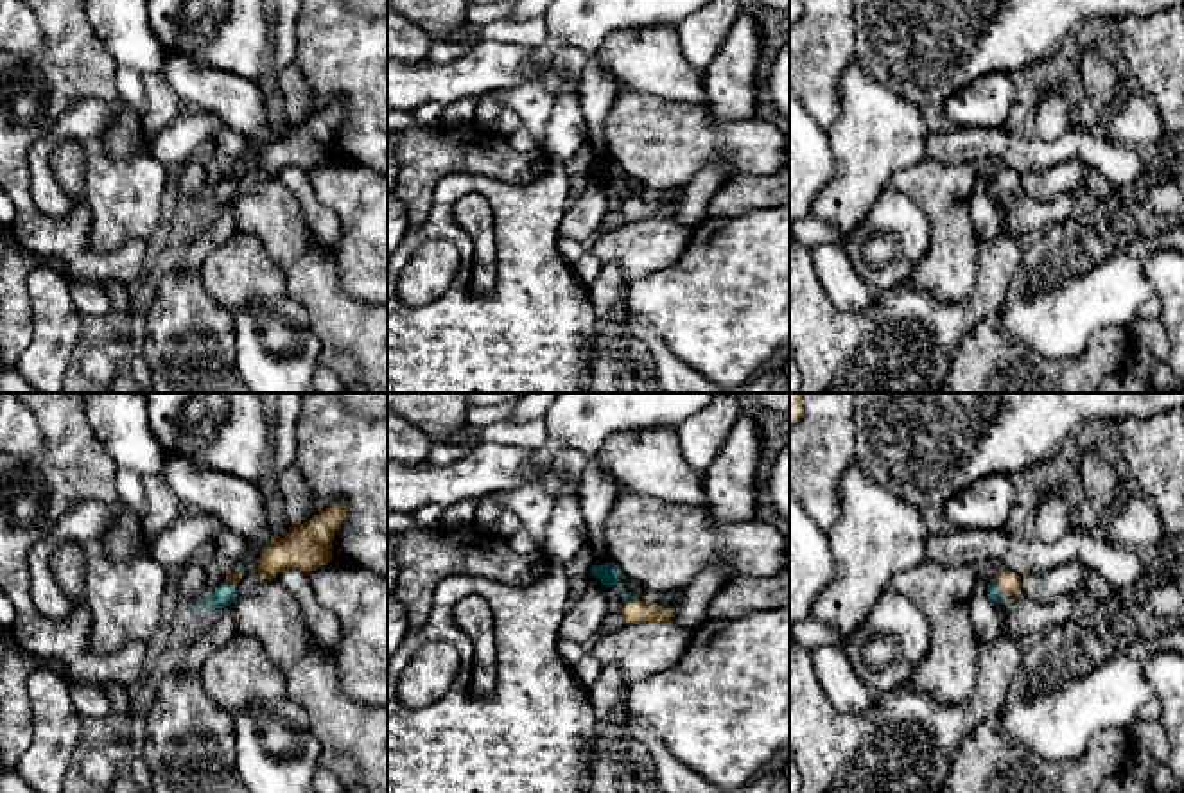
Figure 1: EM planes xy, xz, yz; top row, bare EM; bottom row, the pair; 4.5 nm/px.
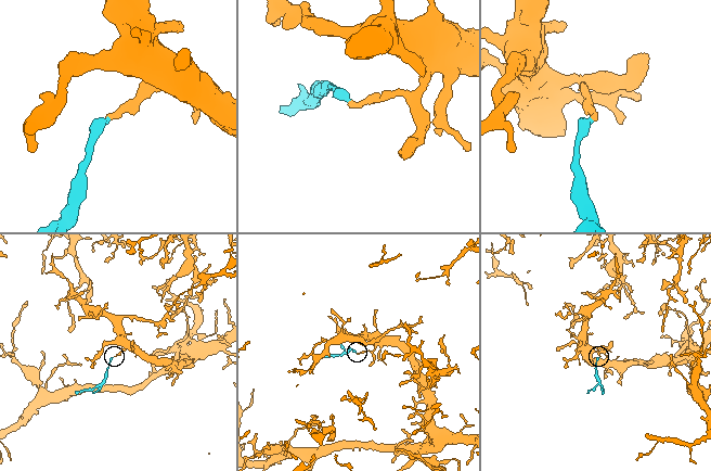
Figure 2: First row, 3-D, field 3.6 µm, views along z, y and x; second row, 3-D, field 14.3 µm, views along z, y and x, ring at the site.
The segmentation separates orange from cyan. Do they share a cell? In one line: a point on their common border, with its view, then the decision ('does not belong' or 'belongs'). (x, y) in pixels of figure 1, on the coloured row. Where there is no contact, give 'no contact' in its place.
yz (998, 585) | belongs

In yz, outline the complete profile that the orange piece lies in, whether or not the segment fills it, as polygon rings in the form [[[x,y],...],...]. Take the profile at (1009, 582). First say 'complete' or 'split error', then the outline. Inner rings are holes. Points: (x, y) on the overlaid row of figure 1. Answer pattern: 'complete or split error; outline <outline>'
split error; outline [[[1006,569],[994,576],[988,583],[988,597],[992,603],[999,605],[1006,596],[1021,592],[1021,576]]]

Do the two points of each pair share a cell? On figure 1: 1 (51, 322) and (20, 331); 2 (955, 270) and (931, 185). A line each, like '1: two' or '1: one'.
1: two
2: one

